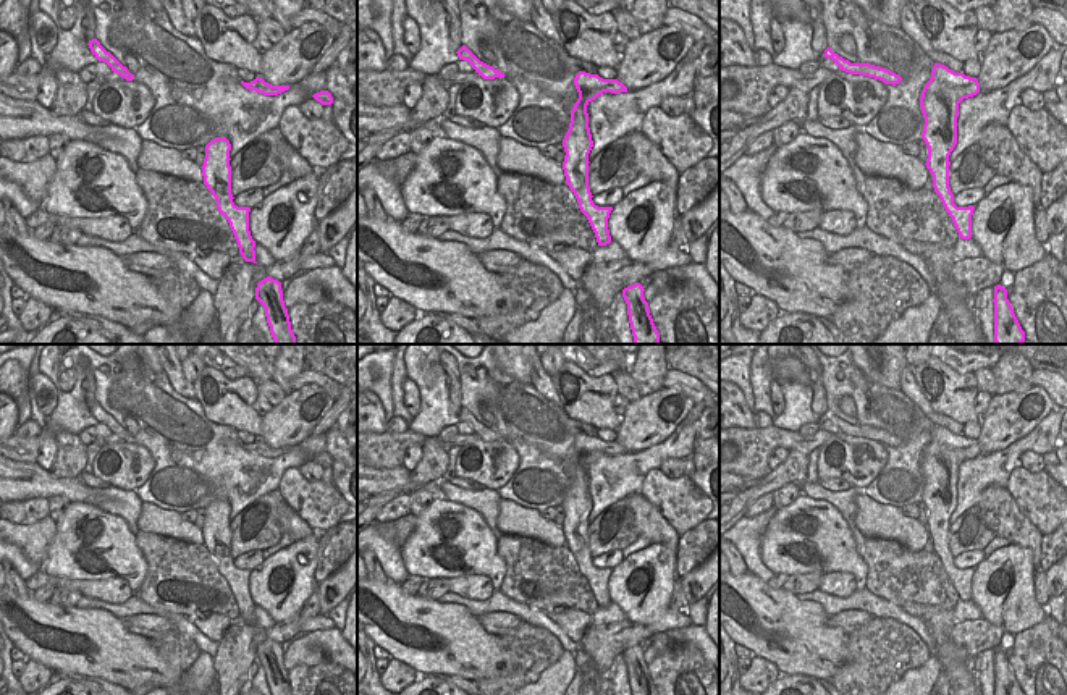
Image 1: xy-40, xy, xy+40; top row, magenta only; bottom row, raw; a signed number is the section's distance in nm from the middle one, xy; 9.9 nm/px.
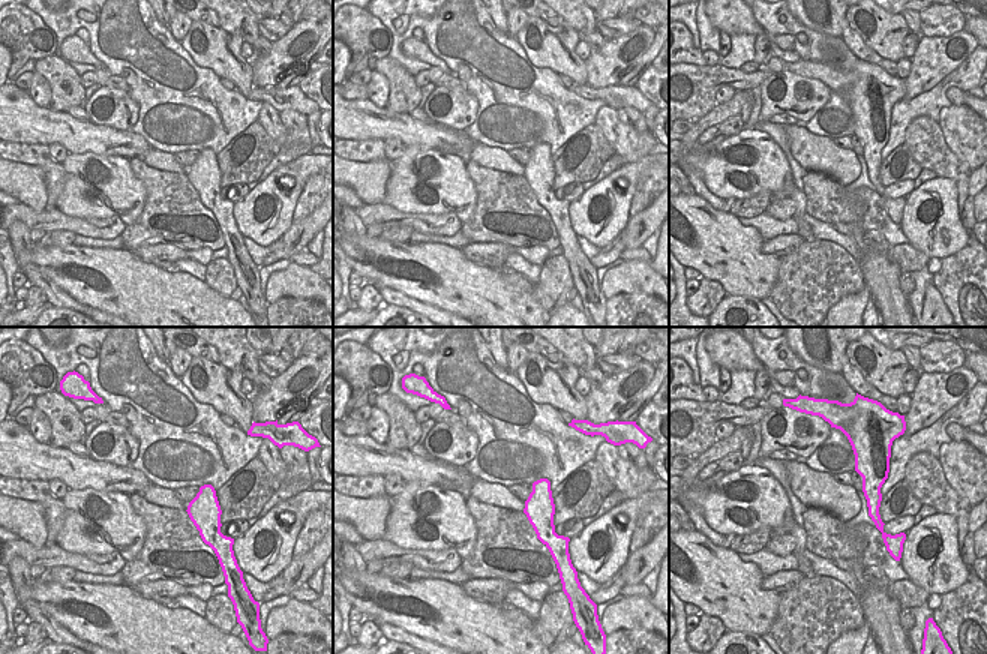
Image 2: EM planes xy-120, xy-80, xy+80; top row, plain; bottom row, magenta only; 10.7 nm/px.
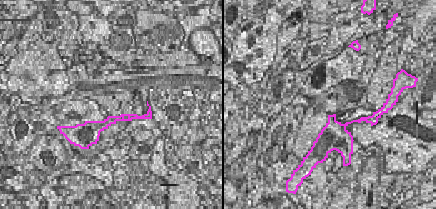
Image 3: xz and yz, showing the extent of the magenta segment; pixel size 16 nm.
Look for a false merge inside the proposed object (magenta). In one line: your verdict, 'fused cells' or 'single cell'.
single cell

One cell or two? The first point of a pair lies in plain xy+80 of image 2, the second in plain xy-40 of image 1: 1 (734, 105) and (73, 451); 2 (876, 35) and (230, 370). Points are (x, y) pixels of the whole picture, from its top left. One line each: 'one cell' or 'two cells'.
1: one cell
2: two cells

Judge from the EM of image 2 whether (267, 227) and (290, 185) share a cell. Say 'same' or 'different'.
same

